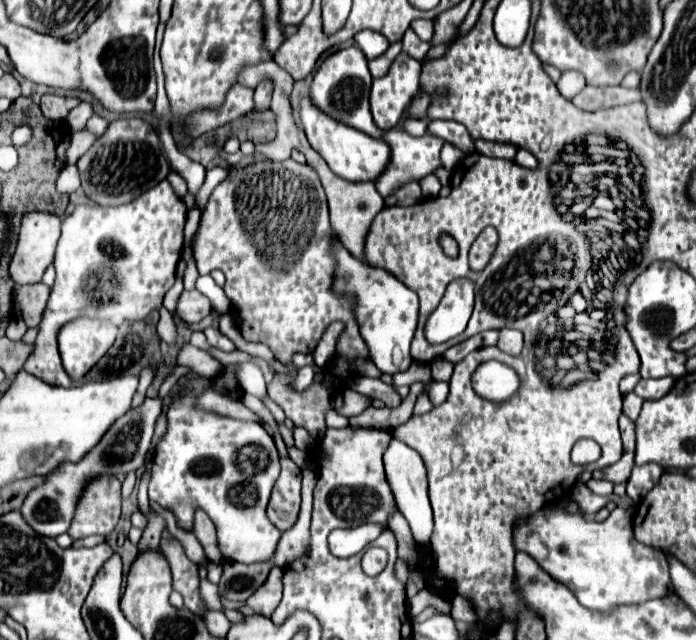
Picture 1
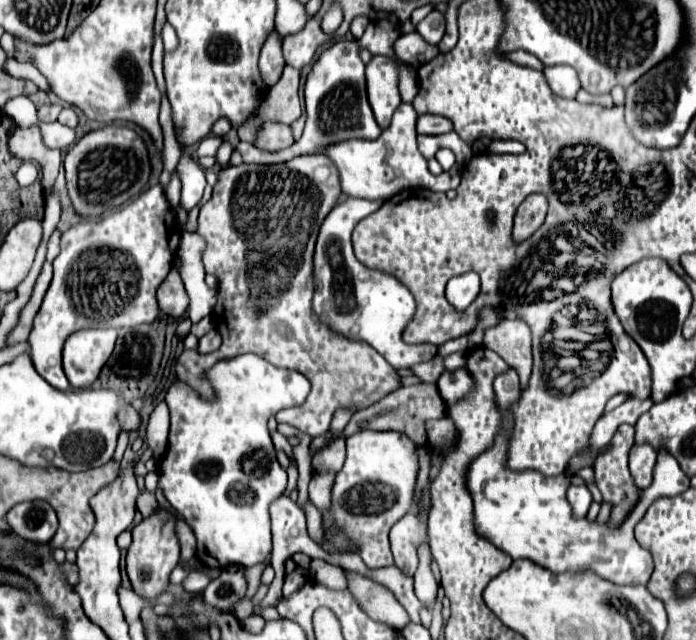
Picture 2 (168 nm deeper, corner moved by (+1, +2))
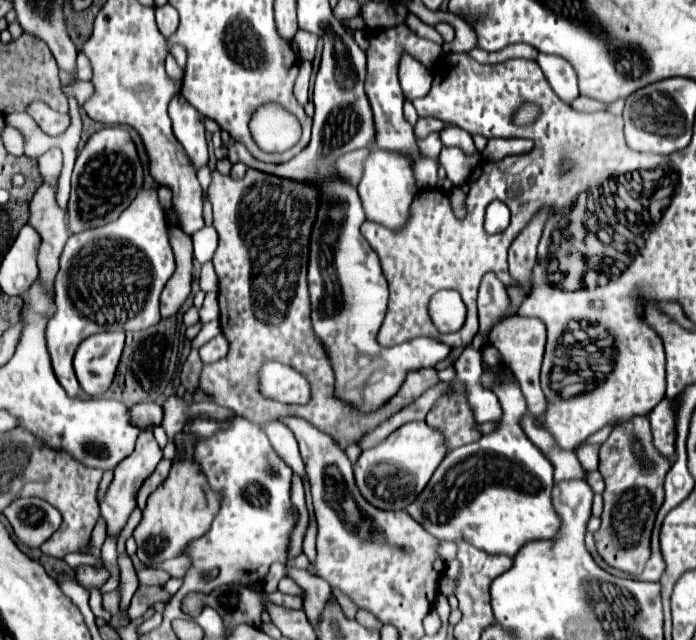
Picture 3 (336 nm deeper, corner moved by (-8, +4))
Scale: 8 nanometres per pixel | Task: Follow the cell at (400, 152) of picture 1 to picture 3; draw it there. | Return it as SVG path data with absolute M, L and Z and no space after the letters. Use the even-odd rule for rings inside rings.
M448 125L448 127L440 133L440 141L442 141L442 145L444 145L444 147L456 145L456 147L460 147L460 149L462 149L462 151L466 151L466 153L476 151L474 141L472 141L472 137L470 137L470 133L466 133L466 131L464 131L464 129L460 129L460 127L452 127L452 125Z

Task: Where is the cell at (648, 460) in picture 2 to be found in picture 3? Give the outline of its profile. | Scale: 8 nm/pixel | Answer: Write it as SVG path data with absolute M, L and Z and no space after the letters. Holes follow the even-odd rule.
M662 399L648 415L652 425L652 443L666 457L674 457L674 399Z

